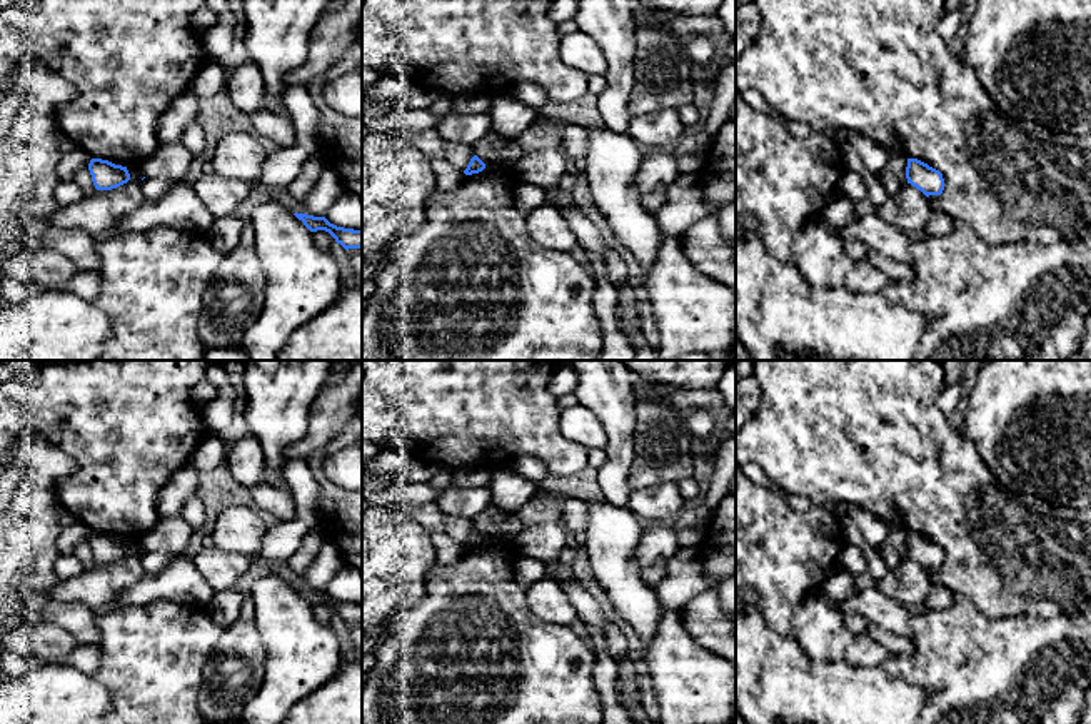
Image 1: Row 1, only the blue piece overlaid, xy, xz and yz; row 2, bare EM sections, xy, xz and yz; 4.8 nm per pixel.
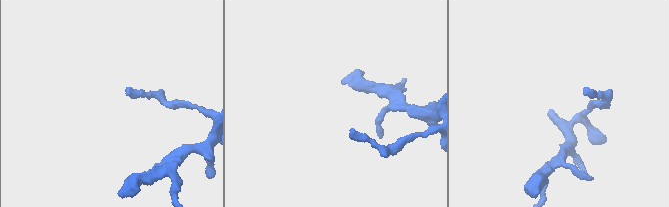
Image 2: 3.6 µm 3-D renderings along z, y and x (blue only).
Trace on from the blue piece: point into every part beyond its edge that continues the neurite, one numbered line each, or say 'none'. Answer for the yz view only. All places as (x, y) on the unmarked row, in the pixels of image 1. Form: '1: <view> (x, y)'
none

